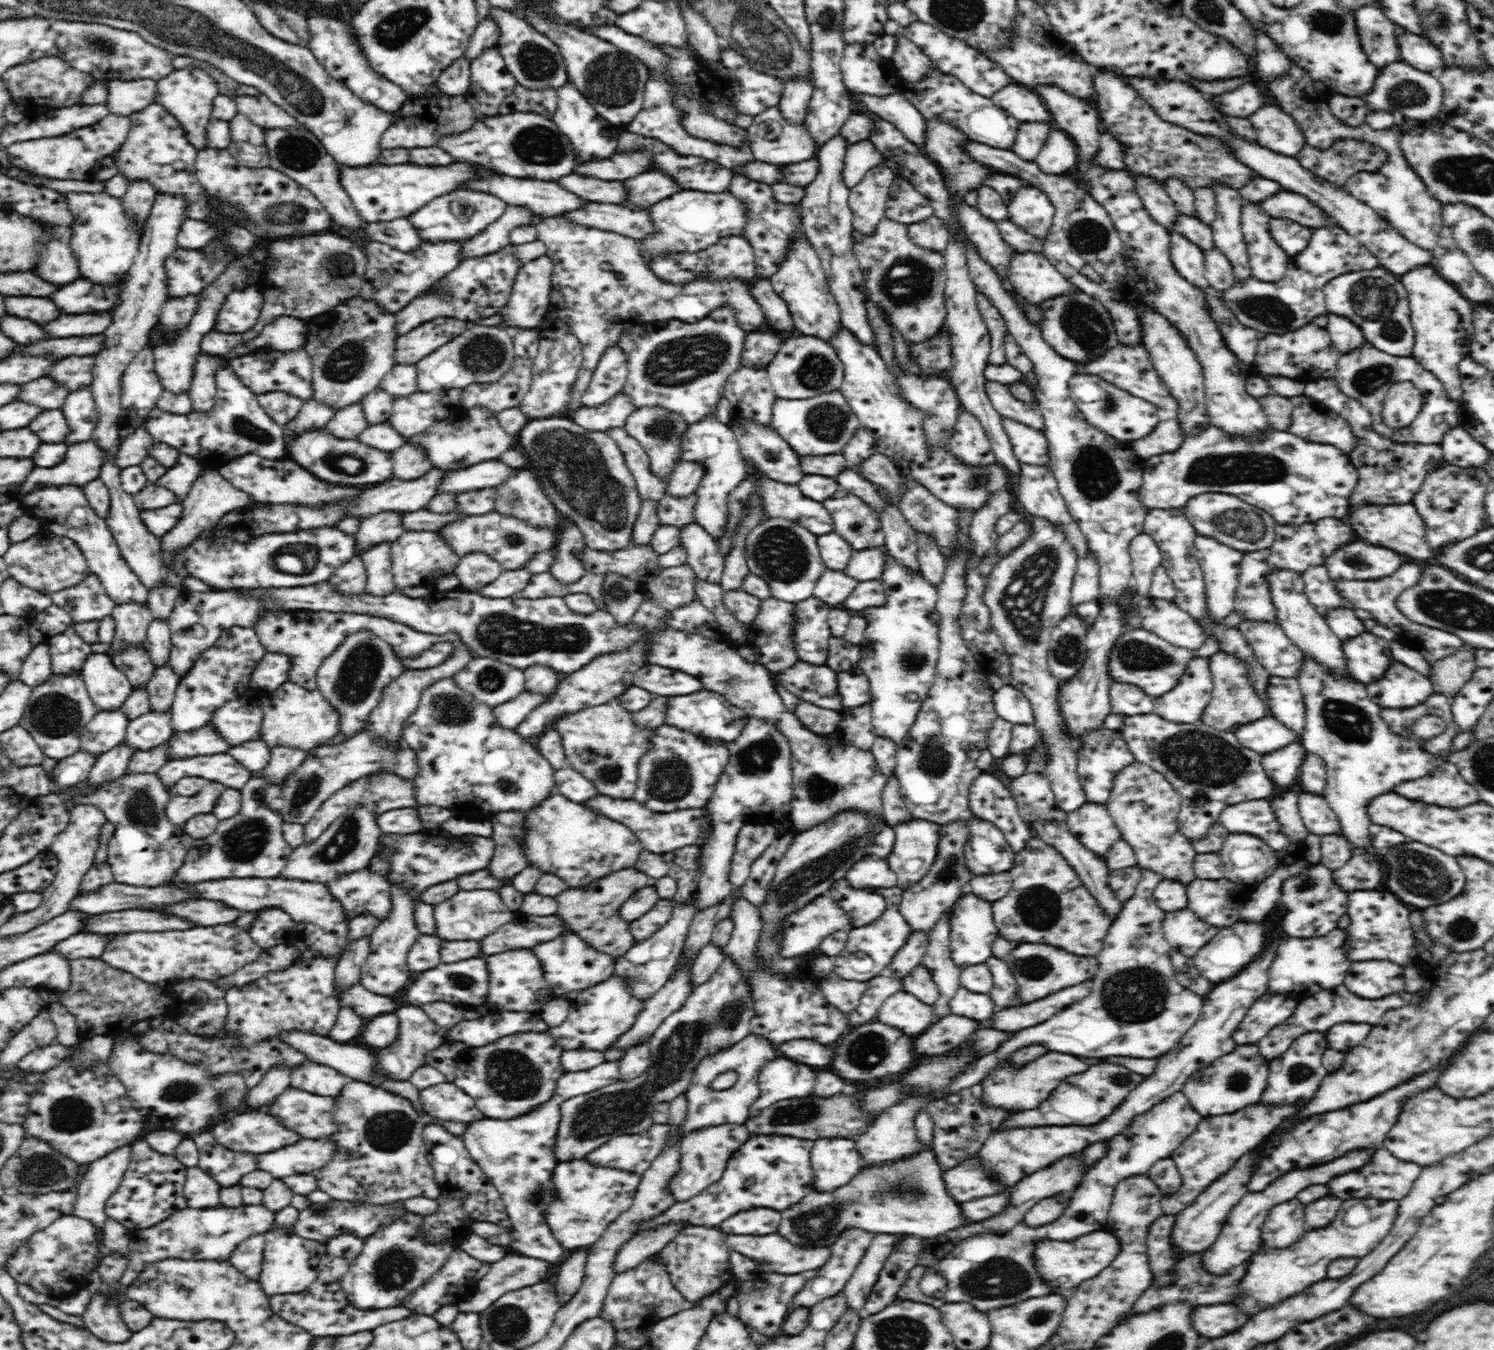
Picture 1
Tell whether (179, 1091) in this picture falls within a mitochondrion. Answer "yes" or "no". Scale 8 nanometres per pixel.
yes

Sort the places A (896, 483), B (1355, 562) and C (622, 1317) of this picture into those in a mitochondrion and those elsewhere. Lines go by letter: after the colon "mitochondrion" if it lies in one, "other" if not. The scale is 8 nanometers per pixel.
A: other
B: mitochondrion
C: mitochondrion

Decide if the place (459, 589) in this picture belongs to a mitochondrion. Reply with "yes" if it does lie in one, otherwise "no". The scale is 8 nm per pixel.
no

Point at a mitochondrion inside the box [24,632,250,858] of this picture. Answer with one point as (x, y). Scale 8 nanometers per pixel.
(55, 715)

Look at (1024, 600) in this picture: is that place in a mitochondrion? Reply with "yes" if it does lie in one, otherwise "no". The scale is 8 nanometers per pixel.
yes

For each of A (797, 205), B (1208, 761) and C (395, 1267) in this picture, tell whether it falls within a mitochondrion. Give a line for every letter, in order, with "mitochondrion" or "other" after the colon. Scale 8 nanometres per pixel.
A: other
B: mitochondrion
C: mitochondrion

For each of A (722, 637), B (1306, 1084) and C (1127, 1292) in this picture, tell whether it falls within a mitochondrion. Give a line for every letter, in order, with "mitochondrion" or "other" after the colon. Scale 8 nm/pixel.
A: other
B: mitochondrion
C: other

